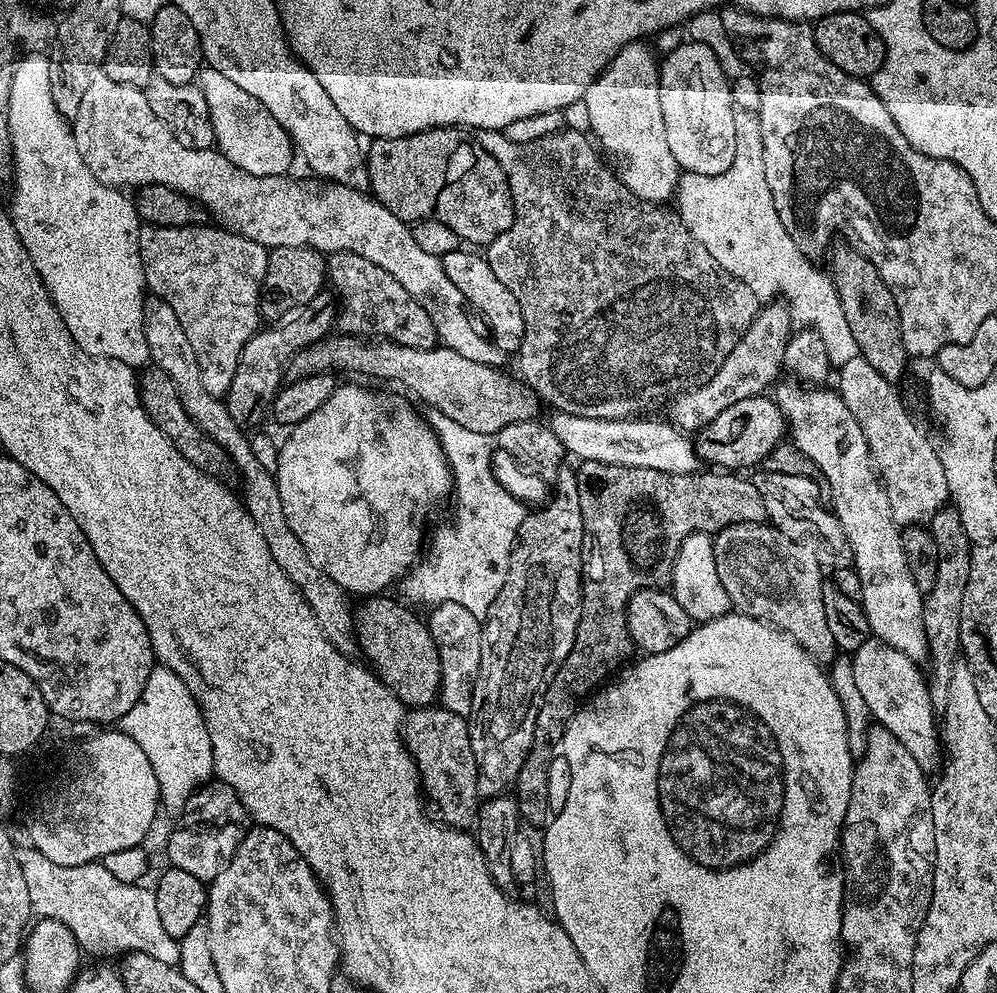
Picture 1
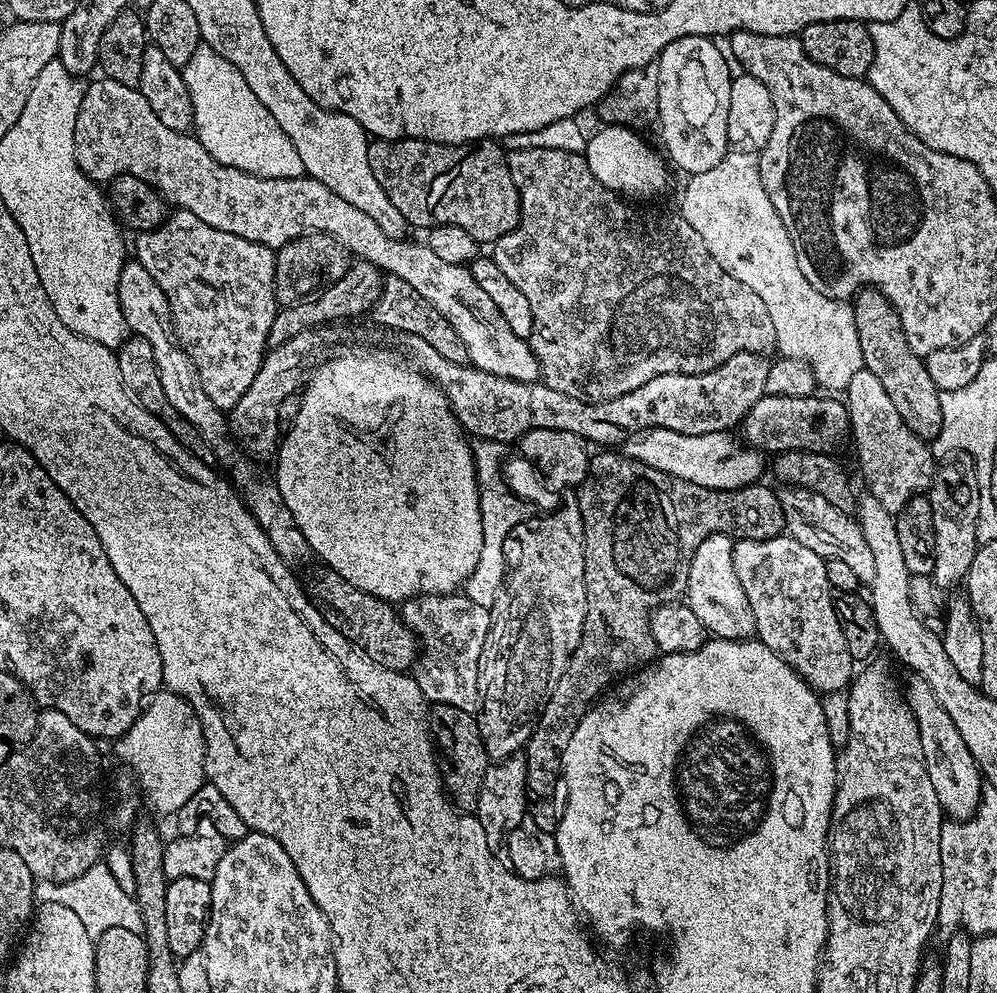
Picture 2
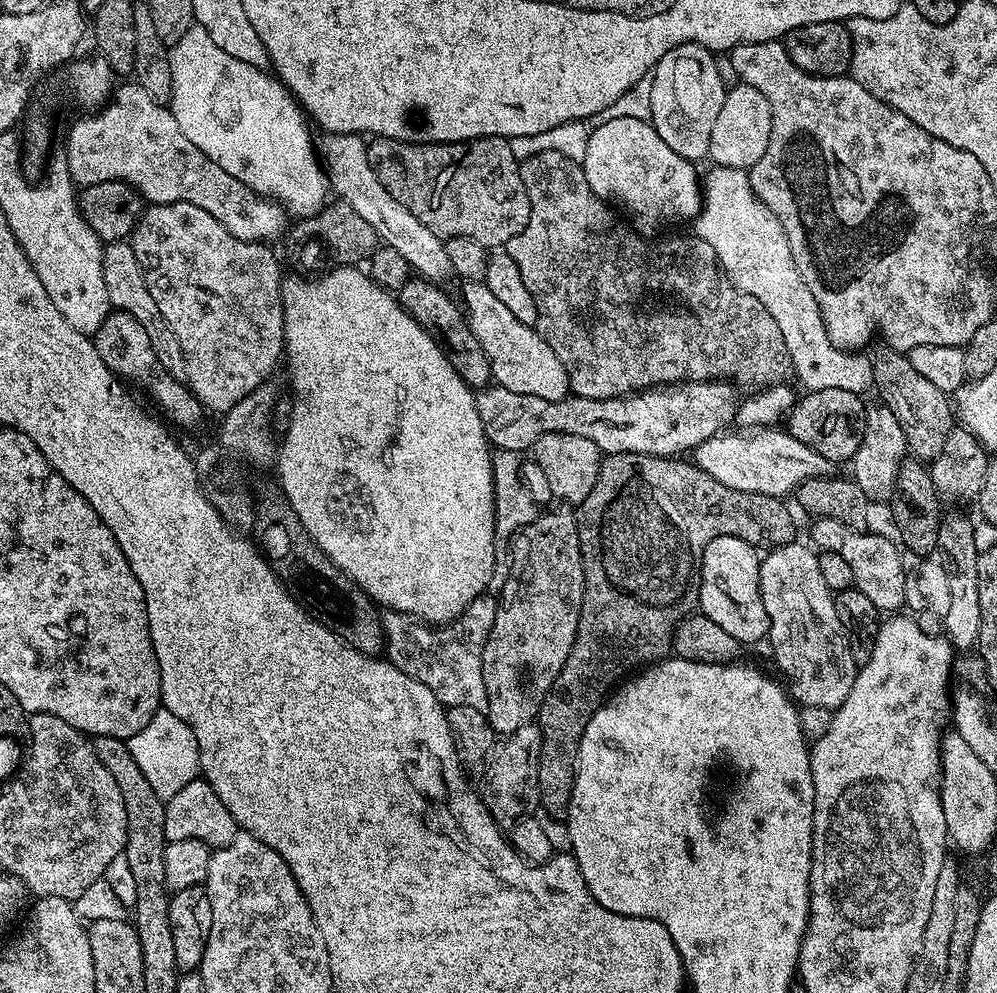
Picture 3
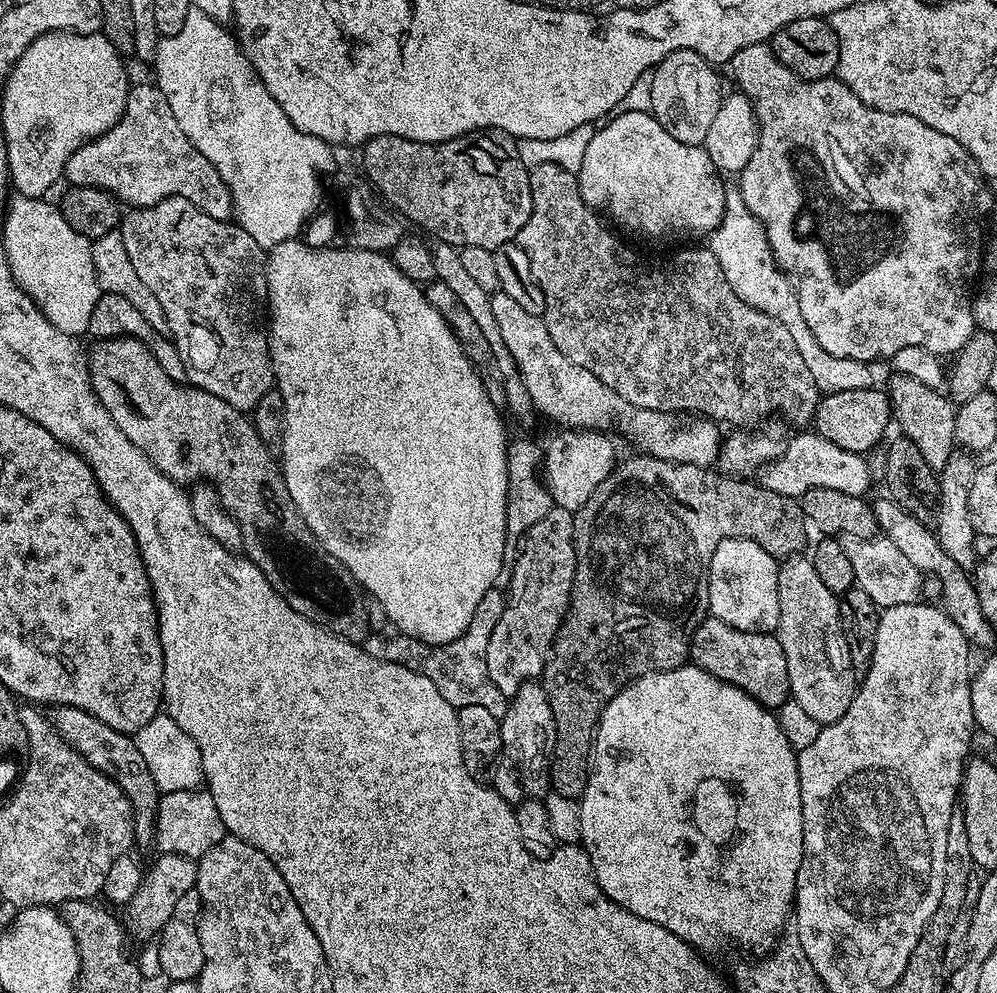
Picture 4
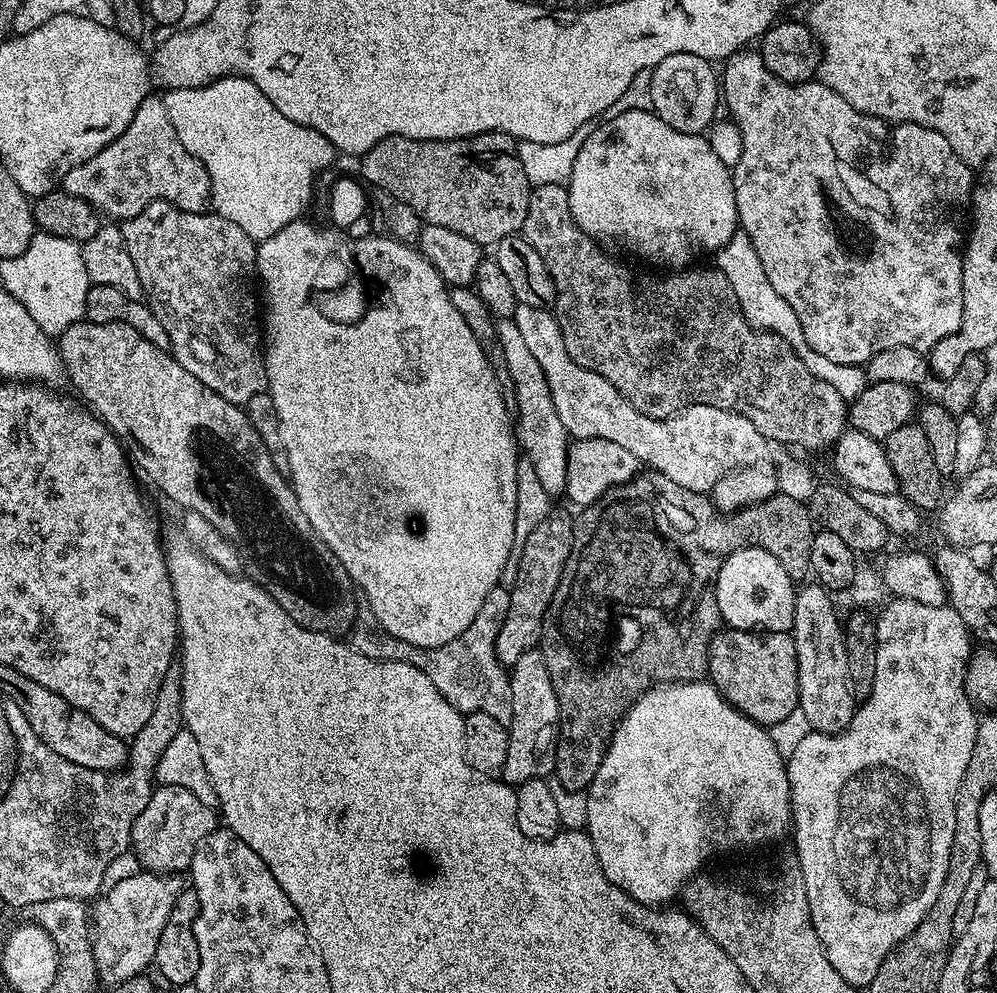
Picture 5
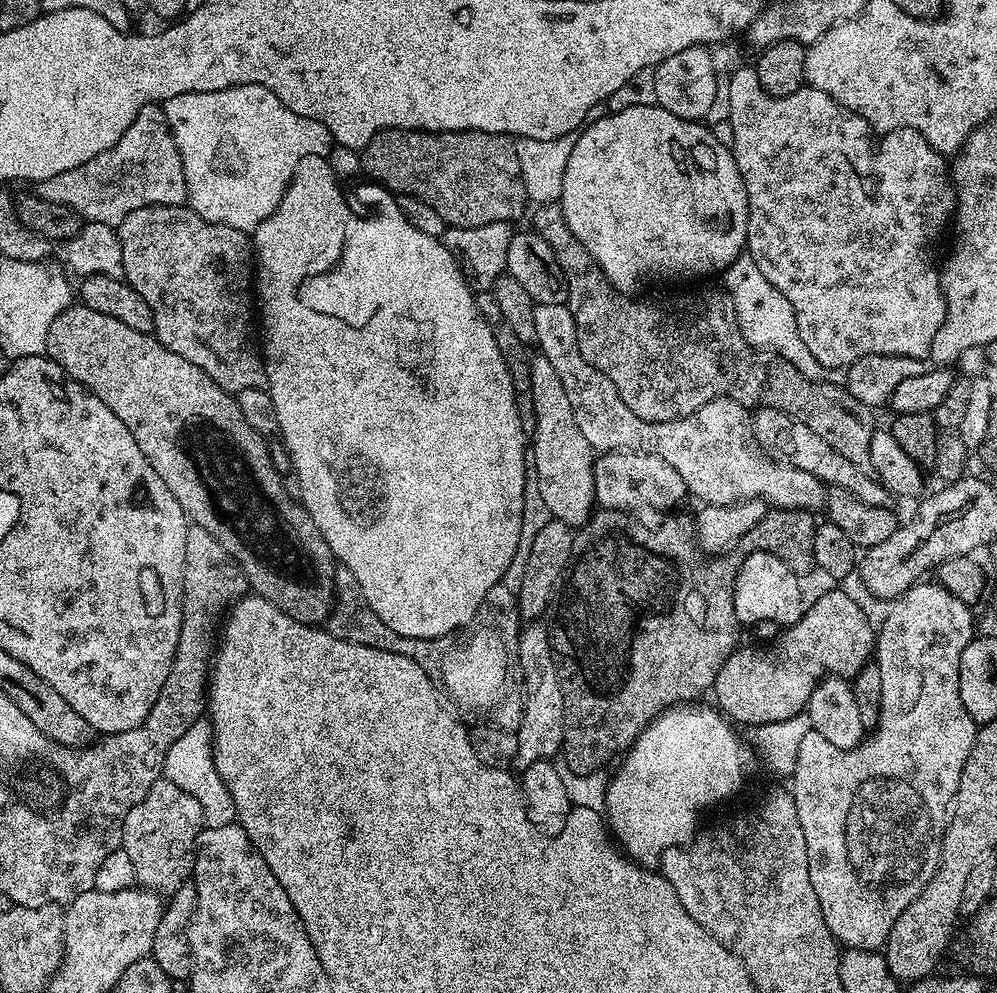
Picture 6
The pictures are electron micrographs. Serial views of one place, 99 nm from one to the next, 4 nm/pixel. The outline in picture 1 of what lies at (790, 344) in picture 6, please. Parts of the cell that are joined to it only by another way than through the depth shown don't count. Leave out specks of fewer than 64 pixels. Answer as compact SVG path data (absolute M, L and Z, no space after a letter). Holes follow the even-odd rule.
M744 114L737 119L734 162L728 172L707 176L681 171L674 204L686 230L706 246L710 258L722 270L750 286L761 302L779 298L788 305L793 321L801 329L817 332L832 366L850 362L850 358L858 355L854 334L850 334L846 314L842 314L842 302L838 302L831 275L819 272L817 265L794 246L794 238L786 234L786 226L782 226L782 218L774 210L774 198L766 182L759 115Z

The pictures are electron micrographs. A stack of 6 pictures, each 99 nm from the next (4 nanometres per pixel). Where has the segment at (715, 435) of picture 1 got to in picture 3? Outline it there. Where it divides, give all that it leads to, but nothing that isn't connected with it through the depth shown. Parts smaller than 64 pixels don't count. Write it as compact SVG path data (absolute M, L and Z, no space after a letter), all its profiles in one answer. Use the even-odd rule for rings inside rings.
M850 390L805 391L797 399L786 417L786 430L798 442L818 450L822 458L832 461L833 465L851 461L864 437L864 414L866 404L861 397Z

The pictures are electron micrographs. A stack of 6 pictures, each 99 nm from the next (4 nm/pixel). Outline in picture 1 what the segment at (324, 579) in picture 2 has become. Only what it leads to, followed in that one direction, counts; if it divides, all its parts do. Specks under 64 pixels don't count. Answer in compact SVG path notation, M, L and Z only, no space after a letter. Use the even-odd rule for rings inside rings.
M377 594L361 599L355 605L352 621L356 627L356 643L359 651L364 651L363 659L374 669L384 685L409 709L426 708L437 703L440 694L440 659L438 646L430 634L427 623L411 612L413 609L399 599L391 600L388 594Z

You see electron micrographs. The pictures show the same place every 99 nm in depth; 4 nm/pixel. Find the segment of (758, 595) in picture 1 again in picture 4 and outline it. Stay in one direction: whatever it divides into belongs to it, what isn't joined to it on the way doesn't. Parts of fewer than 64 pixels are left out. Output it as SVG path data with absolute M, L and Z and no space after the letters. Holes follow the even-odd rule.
M792 558L780 569L780 627L778 629L778 635L782 642L782 650L786 654L786 666L790 670L791 699L796 700L798 706L802 706L802 710L806 710L806 714L810 714L810 718L814 718L814 722L818 722L822 726L838 722L838 718L842 718L842 714L846 714L846 710L850 710L850 702L854 702L858 687L858 677L856 671L852 669L852 663L848 657L846 634L842 630L842 622L840 621L840 601L833 592L826 590L825 584L822 583L822 578L818 578L818 570L814 570L811 559Z

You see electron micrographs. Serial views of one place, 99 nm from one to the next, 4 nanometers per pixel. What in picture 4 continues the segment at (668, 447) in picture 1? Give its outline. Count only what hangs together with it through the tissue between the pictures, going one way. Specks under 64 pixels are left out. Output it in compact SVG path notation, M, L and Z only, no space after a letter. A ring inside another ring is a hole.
M800 430L795 435L796 437L787 441L785 453L759 473L759 483L766 490L774 490L793 498L803 498L808 491L818 487L854 496L865 495L872 484L872 468L864 461L867 459L861 453L834 446L834 442L822 438L815 430Z

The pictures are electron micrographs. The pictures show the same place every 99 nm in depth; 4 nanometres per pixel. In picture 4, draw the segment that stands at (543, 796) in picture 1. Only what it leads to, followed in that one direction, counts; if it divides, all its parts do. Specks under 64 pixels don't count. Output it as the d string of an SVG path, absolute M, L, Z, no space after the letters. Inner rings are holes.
M635 454L629 460L621 459L612 473L590 494L590 502L582 506L573 515L574 522L574 550L576 551L576 573L574 574L574 586L572 587L572 601L568 603L568 612L560 627L560 633L556 635L556 641L552 644L552 650L548 654L548 661L544 664L542 683L546 694L550 698L550 710L554 710L554 726L556 727L556 741L552 747L552 767L550 769L551 791L565 795L572 800L577 799L584 792L588 781L588 770L592 754L592 741L596 738L596 728L600 725L600 715L606 710L606 706L618 695L626 685L651 672L665 672L675 668L685 667L689 663L690 642L694 630L709 615L708 610L708 567L714 558L714 550L723 540L730 538L742 538L753 540L766 550L766 554L777 558L792 558L804 548L808 540L809 525L806 523L804 509L799 499L778 494L774 490L766 490L764 485L753 482L748 478L733 478L721 475L712 468L699 468L693 464L675 464L669 460L660 460L657 456L647 454Z

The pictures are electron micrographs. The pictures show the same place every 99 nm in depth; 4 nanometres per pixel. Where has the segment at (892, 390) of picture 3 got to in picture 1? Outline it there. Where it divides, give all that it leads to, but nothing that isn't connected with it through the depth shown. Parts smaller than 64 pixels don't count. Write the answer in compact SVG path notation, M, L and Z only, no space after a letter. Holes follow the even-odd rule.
M851 246L843 247L837 247L831 253L830 275L832 283L836 285L838 302L842 302L842 314L846 314L846 322L850 325L850 334L854 334L857 353L863 360L870 362L870 366L874 366L874 370L878 370L882 378L900 382L908 368L910 357L902 342L902 326L894 294L890 294L874 262L867 260Z

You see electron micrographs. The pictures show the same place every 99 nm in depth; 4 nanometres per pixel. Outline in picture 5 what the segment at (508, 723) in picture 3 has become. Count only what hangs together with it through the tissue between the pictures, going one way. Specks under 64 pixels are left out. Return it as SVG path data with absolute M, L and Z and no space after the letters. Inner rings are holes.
M553 510L546 515L541 523L530 533L526 540L526 546L522 549L521 566L518 568L516 584L510 589L510 610L506 610L506 618L502 622L502 630L498 630L496 639L496 653L501 664L511 666L518 662L526 653L533 651L540 643L544 615L548 612L550 602L560 585L560 579L564 573L566 562L572 556L572 539L574 538L574 516L573 513L559 512Z

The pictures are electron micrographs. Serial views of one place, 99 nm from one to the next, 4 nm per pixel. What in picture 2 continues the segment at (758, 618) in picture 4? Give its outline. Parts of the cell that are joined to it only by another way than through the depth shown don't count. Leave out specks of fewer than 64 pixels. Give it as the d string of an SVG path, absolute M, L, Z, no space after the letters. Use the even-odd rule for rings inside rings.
M714 534L702 541L698 550L694 550L686 603L690 610L694 610L694 614L698 614L698 622L702 622L702 626L713 637L721 640L747 640L756 636L756 623L754 610L750 610L750 598L746 598L746 590L742 590L738 574L734 574L733 543L733 537Z

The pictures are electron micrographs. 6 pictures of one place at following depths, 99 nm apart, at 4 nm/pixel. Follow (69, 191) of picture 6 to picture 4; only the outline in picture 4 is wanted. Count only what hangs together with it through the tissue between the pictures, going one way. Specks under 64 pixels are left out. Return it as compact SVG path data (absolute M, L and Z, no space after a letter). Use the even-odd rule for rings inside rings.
M133 83L124 103L124 113L110 130L84 143L66 162L63 179L72 186L105 188L121 205L154 206L171 196L194 202L202 214L227 220L233 215L232 195L218 170L182 134L162 90L155 83Z

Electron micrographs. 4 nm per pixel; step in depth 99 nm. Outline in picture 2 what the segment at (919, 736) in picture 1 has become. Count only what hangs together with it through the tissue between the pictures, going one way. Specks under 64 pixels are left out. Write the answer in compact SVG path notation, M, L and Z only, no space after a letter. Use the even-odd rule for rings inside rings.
M913 675L911 679L908 692L906 688L906 703L918 726L926 774L930 774L934 794L938 794L941 809L951 819L969 820L980 804L981 770L974 762L970 750L966 750L966 742L962 742L962 734L958 734L958 726L950 722L950 714L946 714L938 698L934 698L934 690L930 690L930 686L921 676Z

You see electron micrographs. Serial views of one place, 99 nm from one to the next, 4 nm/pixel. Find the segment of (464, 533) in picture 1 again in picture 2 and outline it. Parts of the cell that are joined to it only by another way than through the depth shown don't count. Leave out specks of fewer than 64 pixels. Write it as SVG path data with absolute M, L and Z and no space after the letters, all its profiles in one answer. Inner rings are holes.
M476 440L472 444L472 461L476 467L476 485L478 486L478 502L480 503L480 514L482 516L482 554L478 554L478 566L468 575L468 579L462 585L463 595L470 597L478 606L486 606L491 609L492 603L498 598L500 588L504 584L504 573L508 570L506 554L504 553L504 543L514 530L523 520L527 520L530 515L528 504L504 481L504 459L510 451L509 445L498 442L497 440Z

